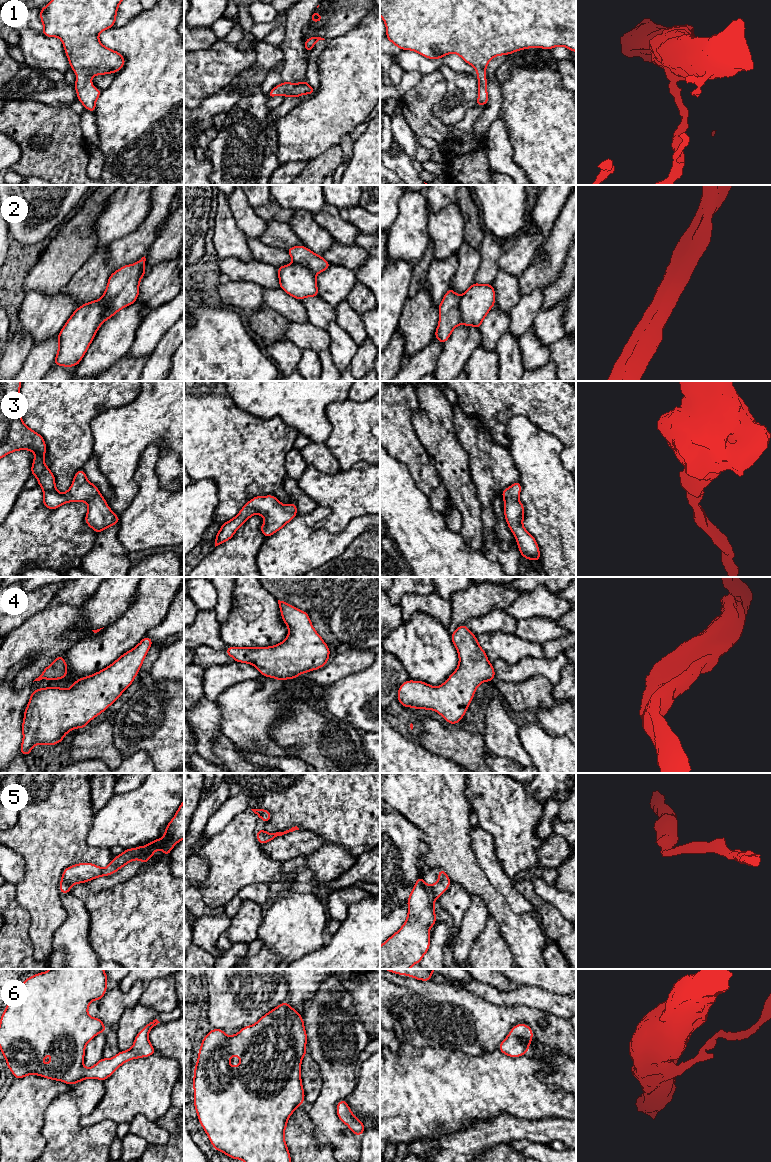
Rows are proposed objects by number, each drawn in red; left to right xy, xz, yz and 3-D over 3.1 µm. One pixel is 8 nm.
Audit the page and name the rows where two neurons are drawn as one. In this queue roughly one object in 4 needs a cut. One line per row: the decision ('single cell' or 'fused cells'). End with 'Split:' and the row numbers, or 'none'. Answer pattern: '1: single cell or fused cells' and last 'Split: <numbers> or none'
1: single cell
2: fused cells
3: single cell
4: single cell
5: single cell
6: single cell
Split: 2

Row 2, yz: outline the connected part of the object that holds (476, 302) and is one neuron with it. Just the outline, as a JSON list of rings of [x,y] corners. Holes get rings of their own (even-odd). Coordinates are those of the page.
[[[473,283],[461,296],[461,324],[480,328],[483,319],[495,305],[495,289],[492,284]]]

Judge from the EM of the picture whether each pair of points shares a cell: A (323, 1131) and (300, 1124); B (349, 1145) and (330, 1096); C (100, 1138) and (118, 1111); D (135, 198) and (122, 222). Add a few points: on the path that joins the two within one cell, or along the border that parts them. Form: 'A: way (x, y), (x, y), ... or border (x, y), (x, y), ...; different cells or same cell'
A: border (307, 1107), (314, 1137), (330, 1147); different cells
B: way (336, 1135), (329, 1128), (329, 1109); same cell
C: border (117, 1123), (111, 1120), (101, 1120), (89, 1126); different cells
D: way (130, 204), (122, 216); same cell

